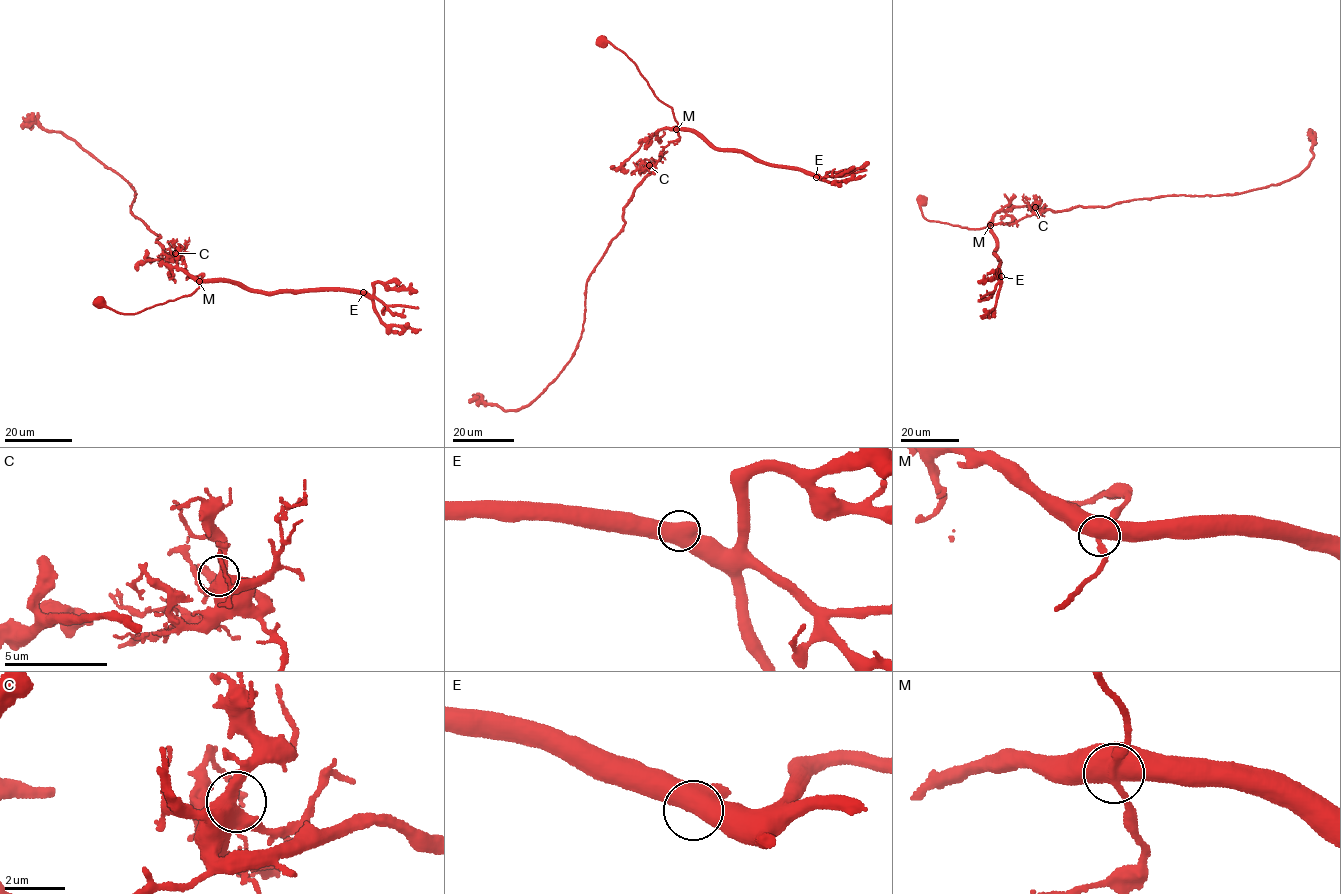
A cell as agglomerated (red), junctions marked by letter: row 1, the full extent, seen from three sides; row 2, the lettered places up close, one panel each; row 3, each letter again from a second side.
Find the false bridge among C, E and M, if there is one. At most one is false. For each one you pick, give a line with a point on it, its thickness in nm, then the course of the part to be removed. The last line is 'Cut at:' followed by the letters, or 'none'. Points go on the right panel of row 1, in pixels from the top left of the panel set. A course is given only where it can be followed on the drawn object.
M: at (990, 225); 440 nm thick; foreign part runs (990, 225), (1015, 223), (1051, 209), (1261, 188), (1298, 175), (1313, 155), (1314, 141)
Cut at: M

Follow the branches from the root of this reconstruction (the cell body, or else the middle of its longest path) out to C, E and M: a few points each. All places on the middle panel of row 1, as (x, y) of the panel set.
C: (601, 42), (608, 41), (623, 51), (653, 94), (672, 109), (679, 138), (664, 148), (655, 164), (649, 165)
E: (601, 42), (634, 63), (672, 109), (678, 128), (697, 132), (715, 148), (816, 177)
M: (601, 42), (608, 41), (634, 63), (653, 94), (672, 109), (676, 129)

